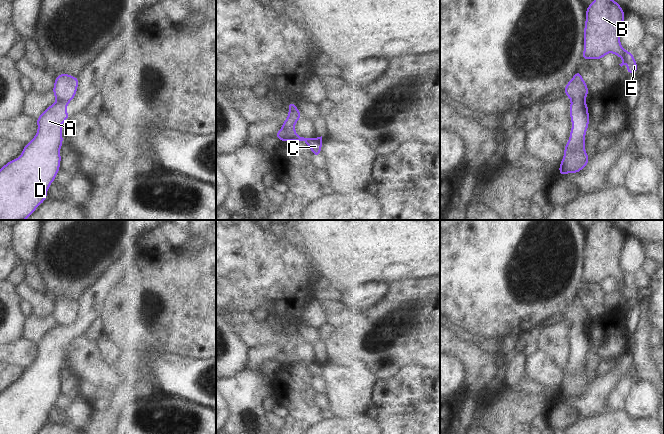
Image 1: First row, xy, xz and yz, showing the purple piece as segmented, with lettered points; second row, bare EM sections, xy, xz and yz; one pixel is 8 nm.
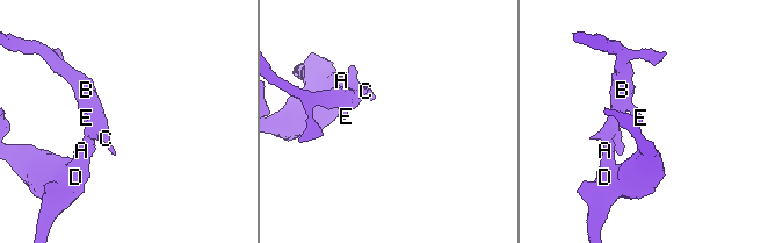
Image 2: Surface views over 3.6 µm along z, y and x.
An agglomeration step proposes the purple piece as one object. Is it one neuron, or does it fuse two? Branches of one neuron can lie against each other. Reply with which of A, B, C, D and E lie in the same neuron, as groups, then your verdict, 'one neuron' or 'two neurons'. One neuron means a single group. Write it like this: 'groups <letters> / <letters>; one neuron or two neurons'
groups A D / B C E; two neurons

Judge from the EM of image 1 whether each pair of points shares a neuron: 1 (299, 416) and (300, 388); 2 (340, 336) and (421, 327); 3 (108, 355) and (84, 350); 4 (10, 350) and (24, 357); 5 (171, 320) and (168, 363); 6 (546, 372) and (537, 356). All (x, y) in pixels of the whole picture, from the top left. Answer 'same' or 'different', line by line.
1: same
2: same
3: different
4: same
5: different
6: same

